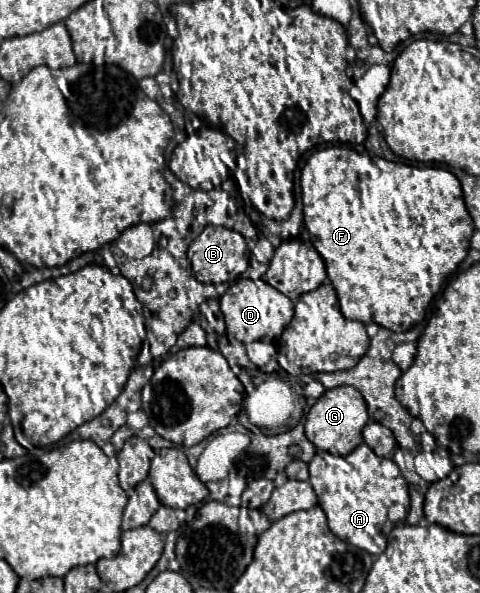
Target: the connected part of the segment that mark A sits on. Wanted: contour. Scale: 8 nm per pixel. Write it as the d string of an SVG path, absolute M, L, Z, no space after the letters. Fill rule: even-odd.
M360 444L348 456L332 456L330 452L318 450L308 466L310 484L322 510L326 512L332 534L370 554L382 554L386 538L394 528L394 522L388 520L388 508L392 504L410 504L409 485L402 478L396 462L380 458L372 452L372 448Z

